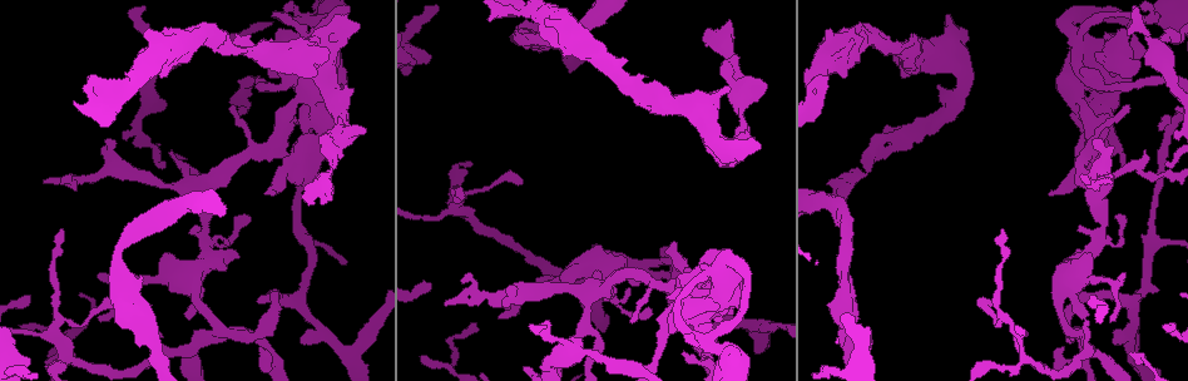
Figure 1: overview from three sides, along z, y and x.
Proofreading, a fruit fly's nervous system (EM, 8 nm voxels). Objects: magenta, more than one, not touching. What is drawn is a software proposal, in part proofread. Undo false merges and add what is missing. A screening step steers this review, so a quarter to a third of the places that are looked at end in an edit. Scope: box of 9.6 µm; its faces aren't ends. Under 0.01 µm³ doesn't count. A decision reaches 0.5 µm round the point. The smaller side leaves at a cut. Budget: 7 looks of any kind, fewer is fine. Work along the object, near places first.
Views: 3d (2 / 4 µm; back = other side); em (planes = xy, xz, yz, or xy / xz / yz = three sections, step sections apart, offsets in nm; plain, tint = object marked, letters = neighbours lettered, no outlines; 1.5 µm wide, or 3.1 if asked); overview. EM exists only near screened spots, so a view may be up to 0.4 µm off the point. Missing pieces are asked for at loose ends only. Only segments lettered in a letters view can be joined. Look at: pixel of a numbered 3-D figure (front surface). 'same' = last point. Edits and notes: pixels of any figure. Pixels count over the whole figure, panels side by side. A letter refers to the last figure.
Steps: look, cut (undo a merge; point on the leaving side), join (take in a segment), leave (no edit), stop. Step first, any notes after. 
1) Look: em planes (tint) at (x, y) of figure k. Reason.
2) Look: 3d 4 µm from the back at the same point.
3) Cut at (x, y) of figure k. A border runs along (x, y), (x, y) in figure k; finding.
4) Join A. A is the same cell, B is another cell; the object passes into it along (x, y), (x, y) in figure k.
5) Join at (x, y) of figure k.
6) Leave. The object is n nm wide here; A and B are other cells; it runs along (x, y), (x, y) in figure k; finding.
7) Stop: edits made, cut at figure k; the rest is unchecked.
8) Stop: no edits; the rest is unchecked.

Look: em xy step 8 (letters) at (1063, 349) of figure 1.

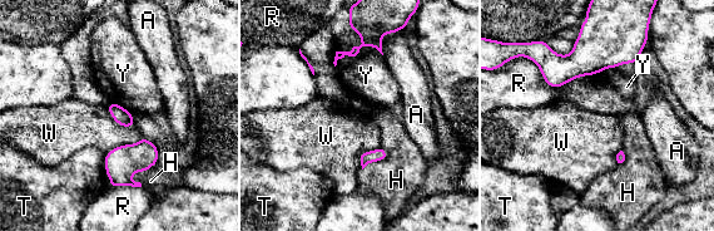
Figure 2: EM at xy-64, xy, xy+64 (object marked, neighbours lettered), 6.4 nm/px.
Leave. The object is 100 nm wide here; A, H, R, T, W and Y are other cells; a border runs along (142, 137), (104, 157), (109, 186) in figure 2; none of them fits.

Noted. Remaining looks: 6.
Look: em xy step 4 (tint) at (1152, 43) of figure 1. Branch point.

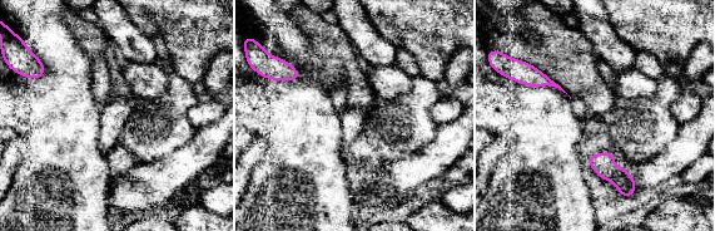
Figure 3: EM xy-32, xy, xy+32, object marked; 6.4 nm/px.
Look: em planes (letters) at the same point. Another direction.

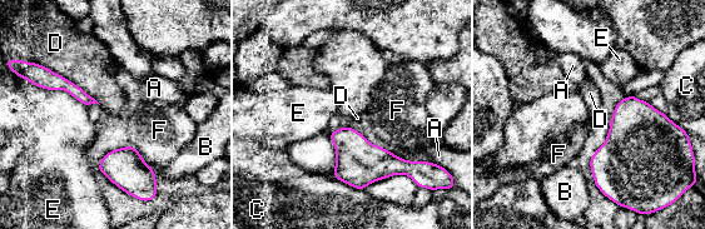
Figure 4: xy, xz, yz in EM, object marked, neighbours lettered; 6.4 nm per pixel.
Leave. The longest contact is with D, 440 nm; A, B, C, D, E and F are other cells; it runs along (46, 85), (68, 85), (90, 100) in figure 4; one neuron here.

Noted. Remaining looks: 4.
Look: em xy step 4 (tint) at (764, 91) of figure 1. Branch stops here.

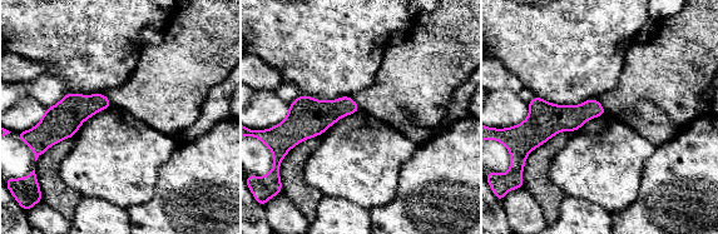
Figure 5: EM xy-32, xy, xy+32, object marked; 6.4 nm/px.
Look: em planes (letters) at the same point.

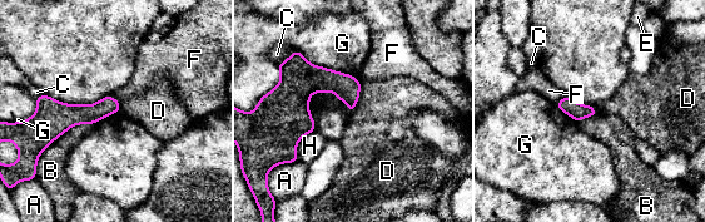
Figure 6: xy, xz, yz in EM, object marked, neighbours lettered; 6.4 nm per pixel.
Leave. A, B, C, D, E, F, G and H are other cells; a border runs along (362, 83), (360, 99), (351, 113) in figure 6; none of them fits.

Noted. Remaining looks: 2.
Stop: no edits; the rest is unchecked.

